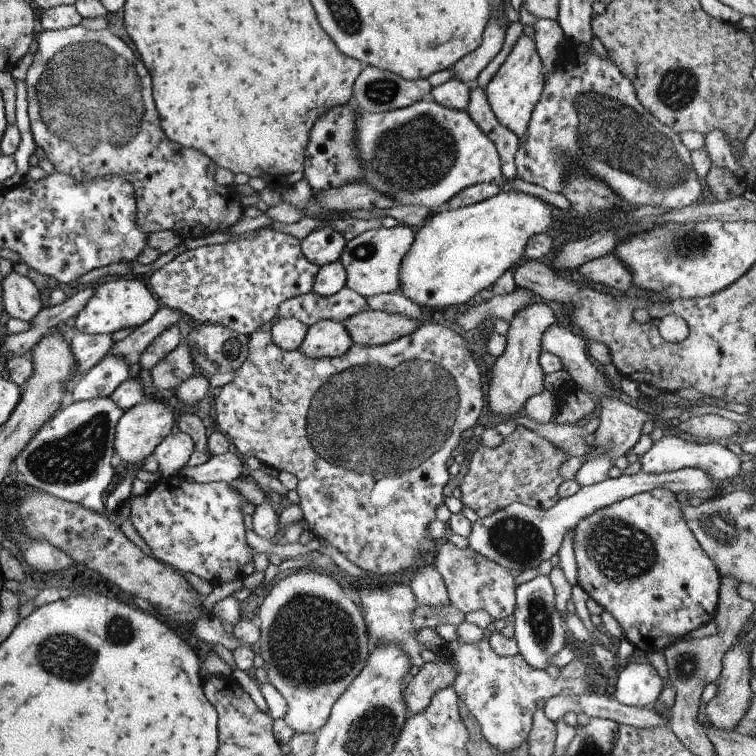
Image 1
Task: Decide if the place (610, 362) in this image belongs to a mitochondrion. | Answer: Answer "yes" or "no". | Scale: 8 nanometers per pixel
no

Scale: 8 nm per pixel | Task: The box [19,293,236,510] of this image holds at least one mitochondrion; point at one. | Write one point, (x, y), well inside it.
(76, 457)

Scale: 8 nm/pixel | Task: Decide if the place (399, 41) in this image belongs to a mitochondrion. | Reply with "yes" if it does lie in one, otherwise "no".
no

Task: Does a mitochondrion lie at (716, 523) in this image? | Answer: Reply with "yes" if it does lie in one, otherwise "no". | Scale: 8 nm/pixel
yes

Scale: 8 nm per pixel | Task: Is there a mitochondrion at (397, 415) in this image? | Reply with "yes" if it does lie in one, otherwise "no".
yes

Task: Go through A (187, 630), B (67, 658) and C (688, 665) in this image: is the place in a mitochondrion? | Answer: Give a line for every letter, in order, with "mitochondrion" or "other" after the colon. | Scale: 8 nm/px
A: other
B: mitochondrion
C: mitochondrion

